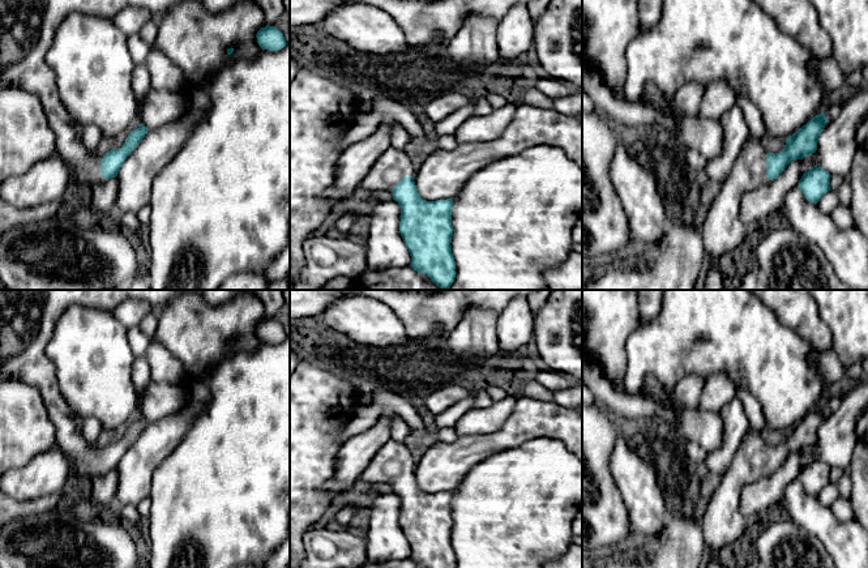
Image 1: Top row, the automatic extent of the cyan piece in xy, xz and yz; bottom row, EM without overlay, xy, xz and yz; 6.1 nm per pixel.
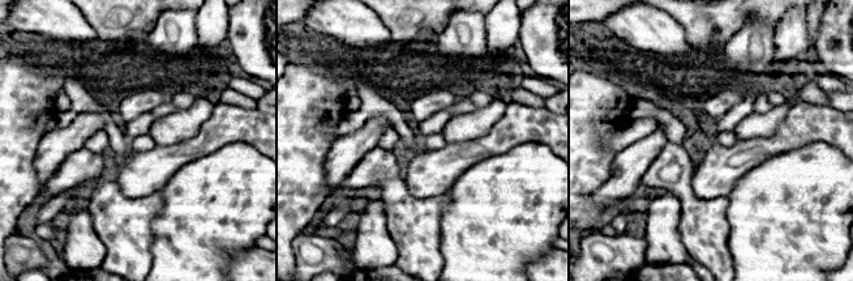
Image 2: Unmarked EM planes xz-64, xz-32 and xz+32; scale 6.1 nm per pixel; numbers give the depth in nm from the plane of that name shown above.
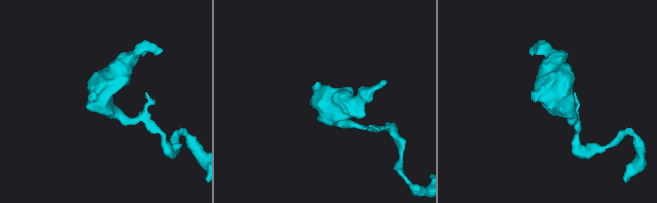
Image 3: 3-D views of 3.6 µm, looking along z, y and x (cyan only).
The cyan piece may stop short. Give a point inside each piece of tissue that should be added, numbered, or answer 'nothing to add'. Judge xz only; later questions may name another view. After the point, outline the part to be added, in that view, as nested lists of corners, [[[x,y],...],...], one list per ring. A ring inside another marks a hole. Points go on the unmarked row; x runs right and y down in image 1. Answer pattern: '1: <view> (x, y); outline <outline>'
1: xz (389, 461); outline [[[389,439],[372,457],[360,479],[392,484],[403,469],[415,469],[415,453],[405,443]]]

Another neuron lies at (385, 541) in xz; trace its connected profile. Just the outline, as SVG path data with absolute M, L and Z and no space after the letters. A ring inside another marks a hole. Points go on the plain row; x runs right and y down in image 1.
M380 494L371 507L367 538L367 561L410 559L411 548L399 526L401 500L397 494Z

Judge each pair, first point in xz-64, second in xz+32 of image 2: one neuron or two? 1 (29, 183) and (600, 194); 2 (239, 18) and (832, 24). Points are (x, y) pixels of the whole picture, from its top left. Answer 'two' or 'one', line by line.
1: two
2: one

